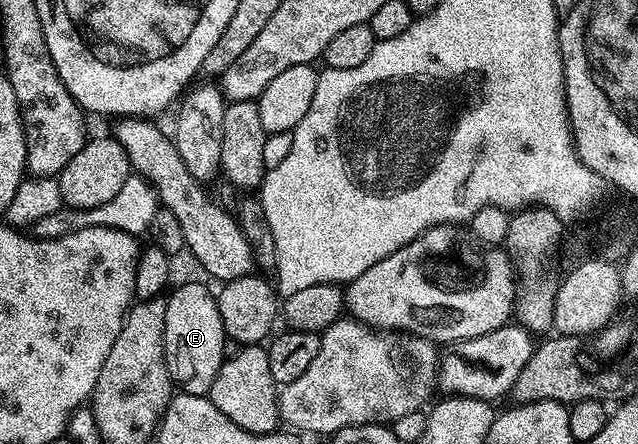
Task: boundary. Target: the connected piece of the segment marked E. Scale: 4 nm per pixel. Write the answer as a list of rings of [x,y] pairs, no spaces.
[[[190,281],[179,289],[173,289],[165,298],[162,351],[166,355],[166,366],[171,382],[181,392],[205,397],[212,387],[212,379],[216,379],[216,371],[220,371],[228,346],[218,303],[215,294],[210,294],[198,281]]]

